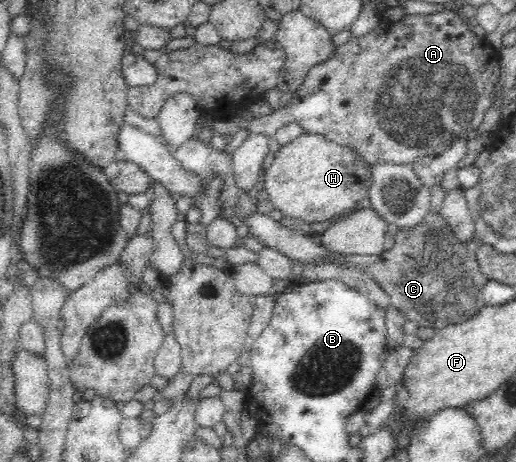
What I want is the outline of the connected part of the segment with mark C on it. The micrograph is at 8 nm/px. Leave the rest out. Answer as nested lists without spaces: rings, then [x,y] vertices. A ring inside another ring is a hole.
[[[430,209],[427,216],[421,222],[417,222],[415,226],[400,228],[395,234],[393,246],[389,250],[371,256],[365,254],[340,255],[339,253],[333,253],[333,256],[330,256],[331,252],[326,249],[323,260],[366,274],[367,277],[377,282],[381,290],[389,297],[390,306],[401,311],[406,319],[415,321],[418,326],[433,327],[436,330],[451,324],[465,322],[482,307],[481,291],[484,283],[488,281],[488,278],[481,272],[476,259],[477,249],[482,244],[483,242],[480,242],[474,234],[469,242],[458,240],[456,234],[452,234],[452,229],[443,215]]]

